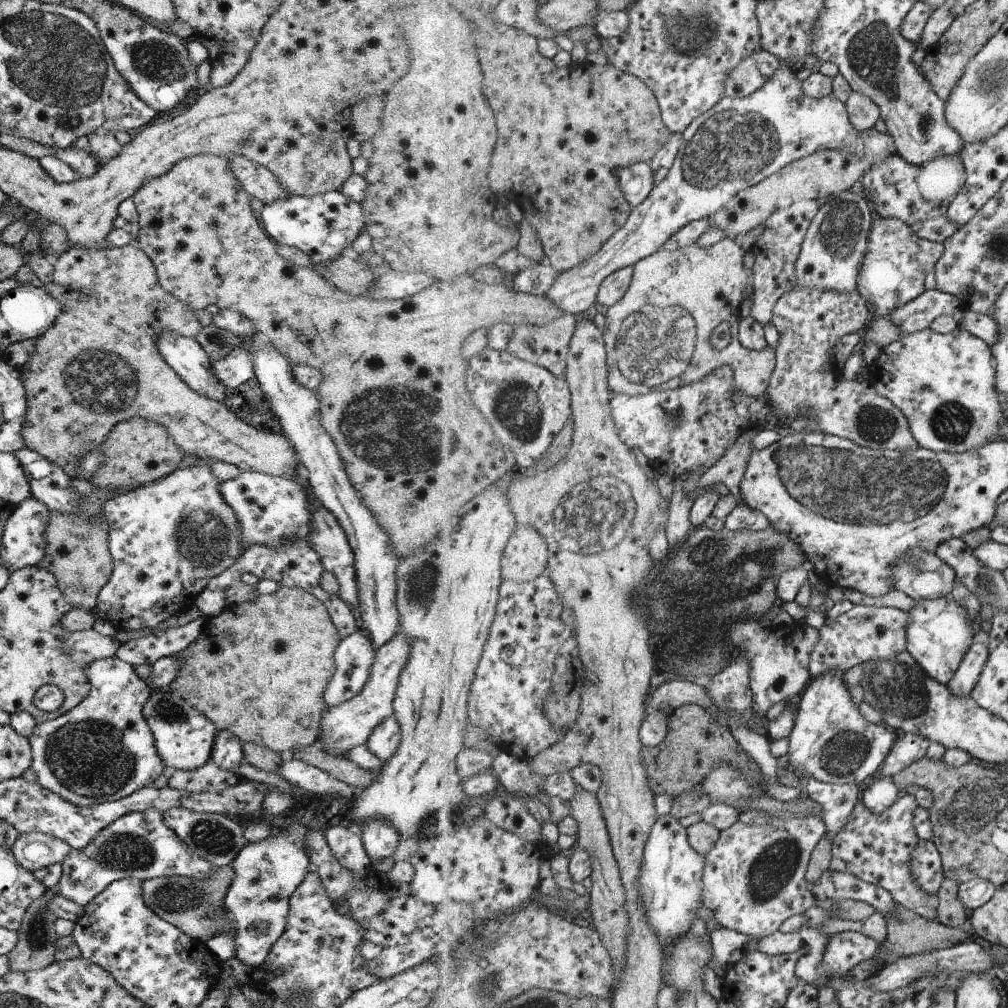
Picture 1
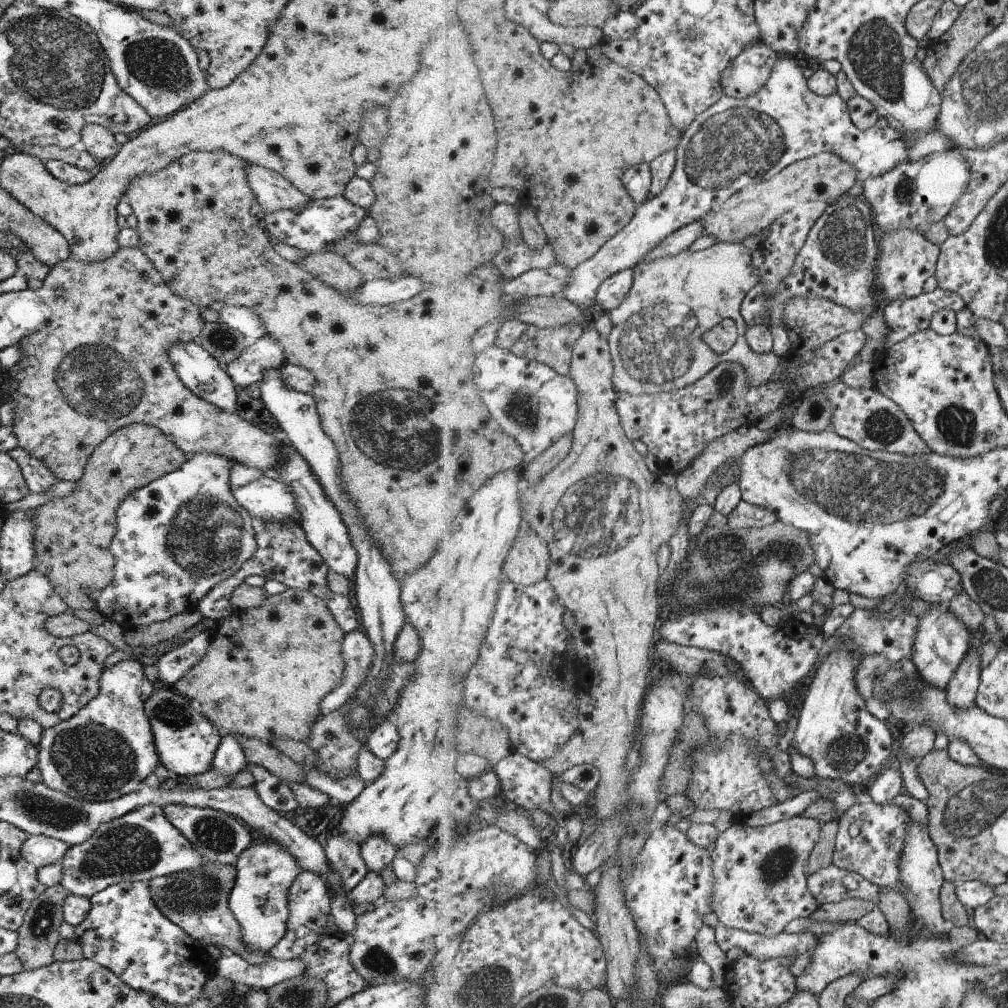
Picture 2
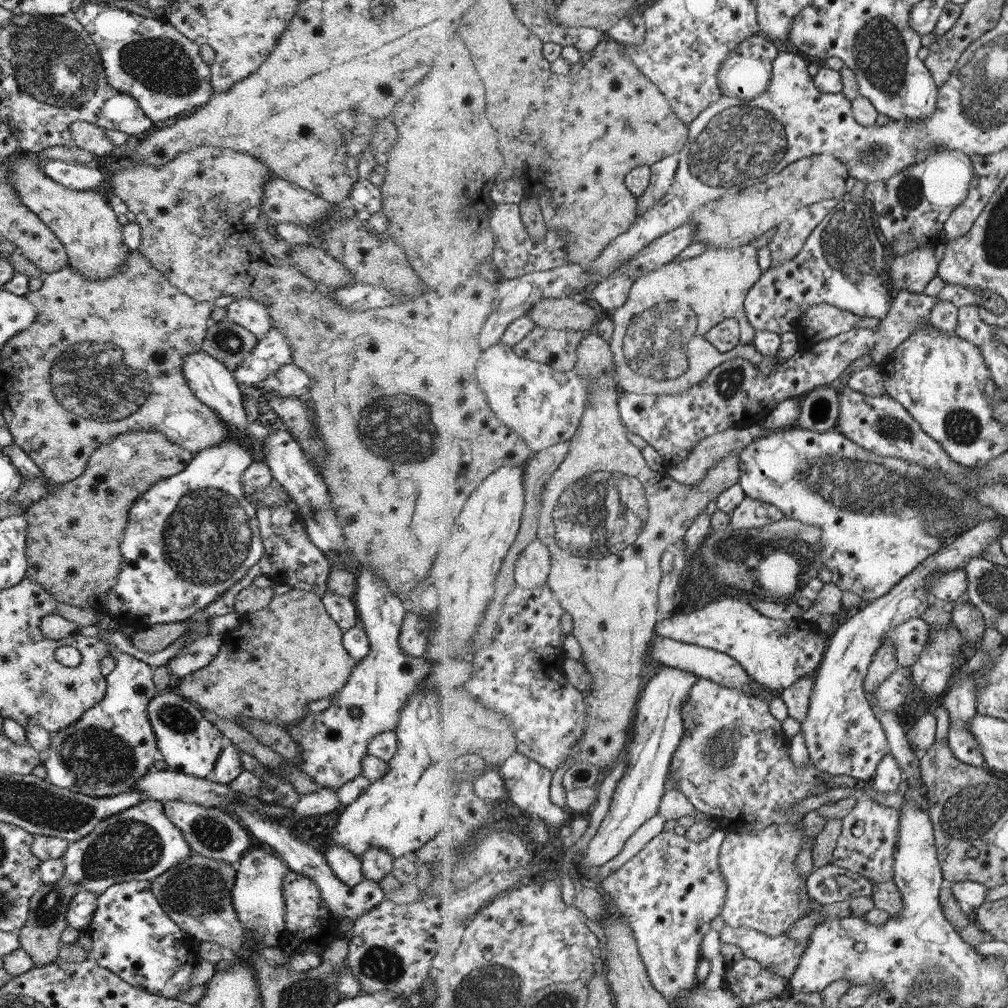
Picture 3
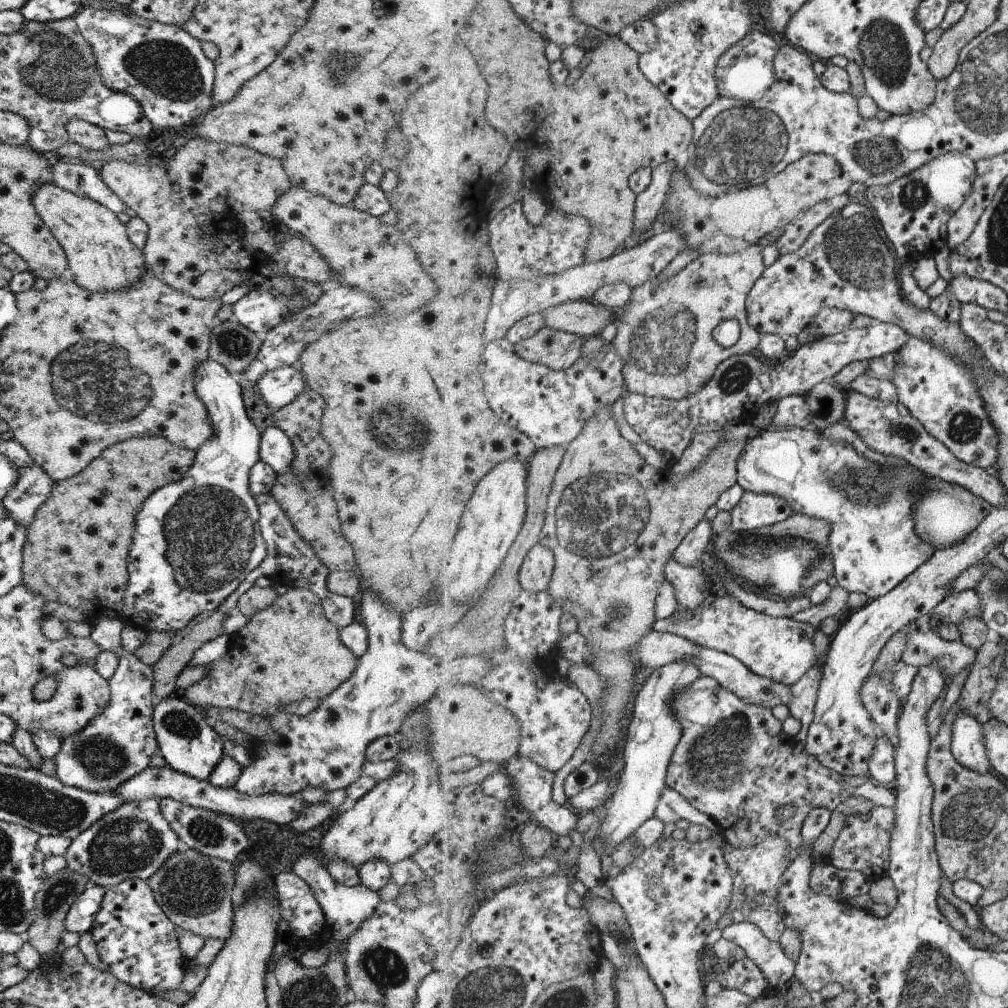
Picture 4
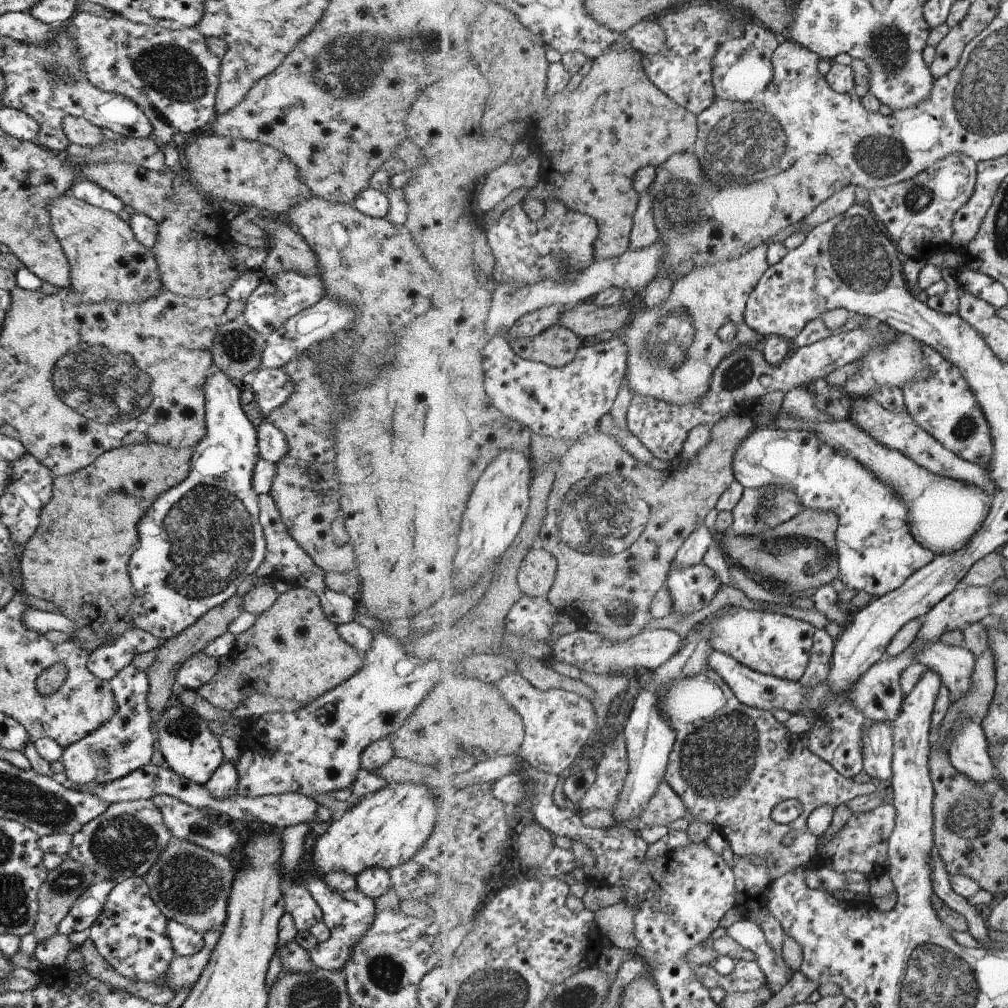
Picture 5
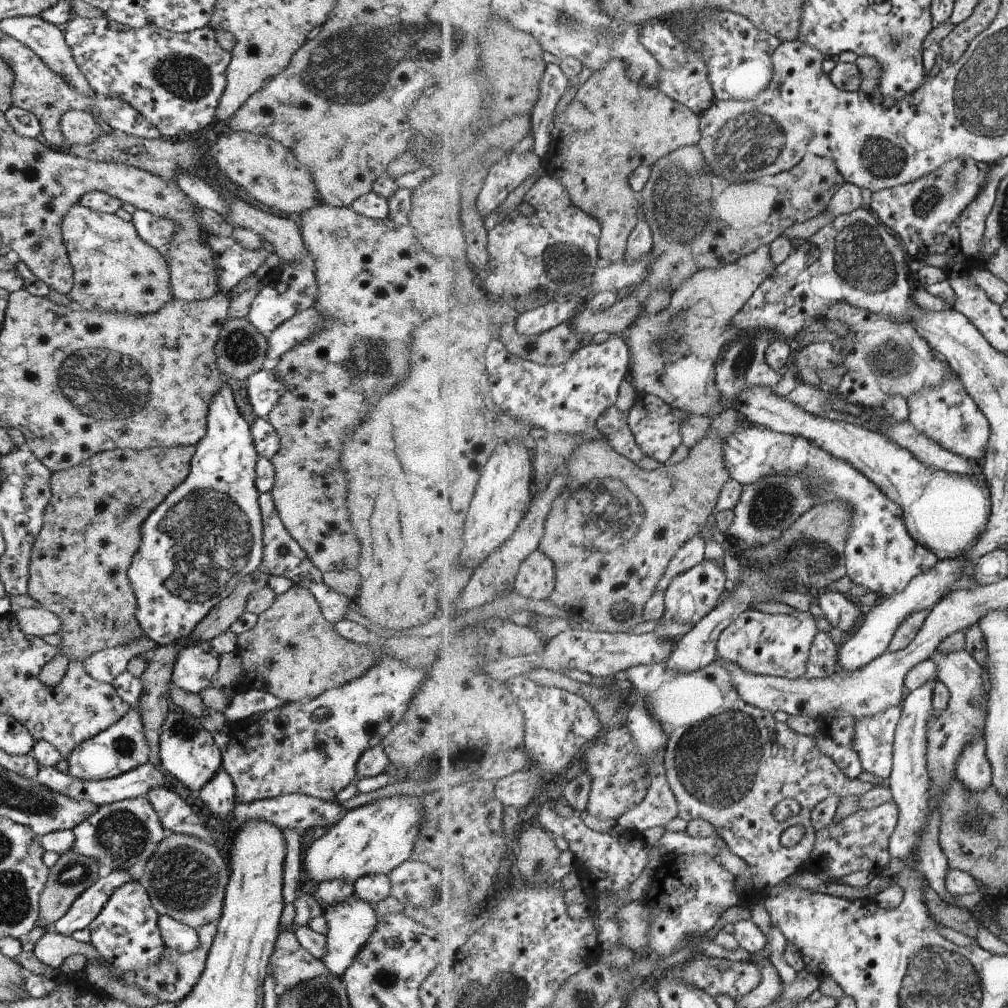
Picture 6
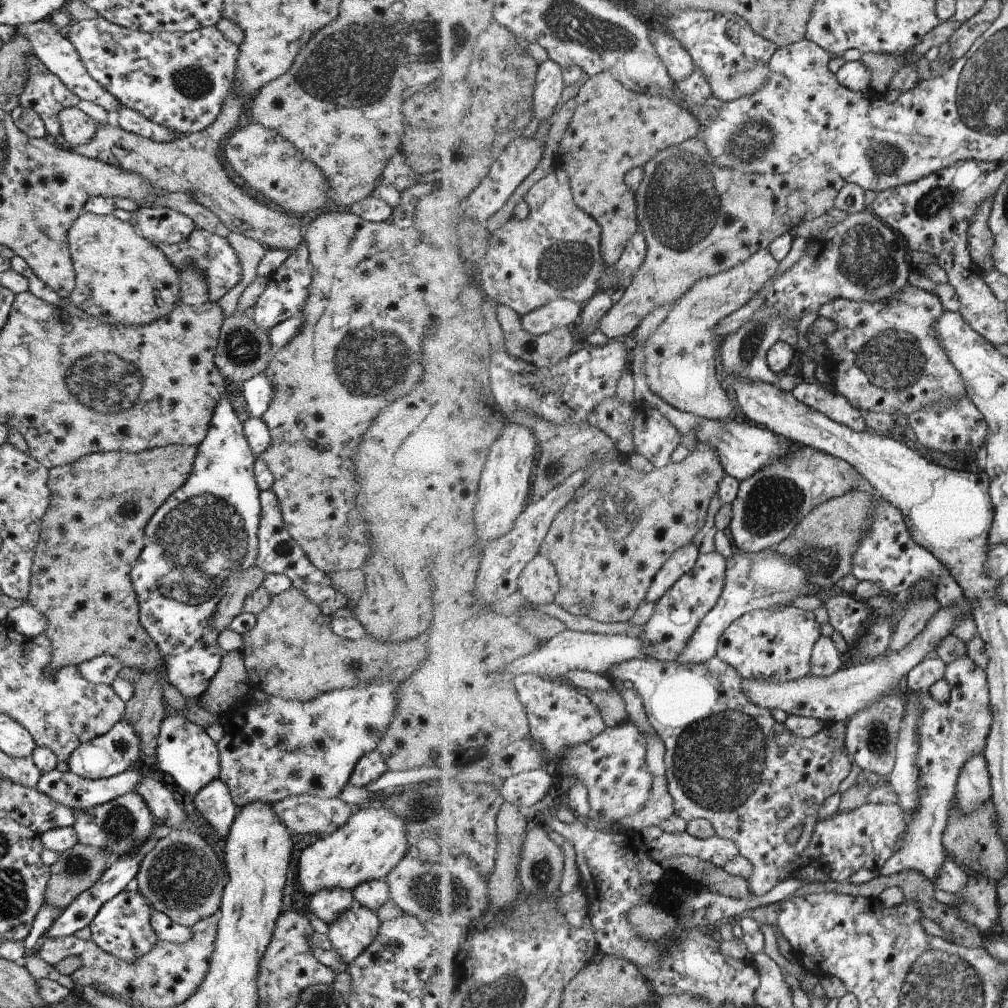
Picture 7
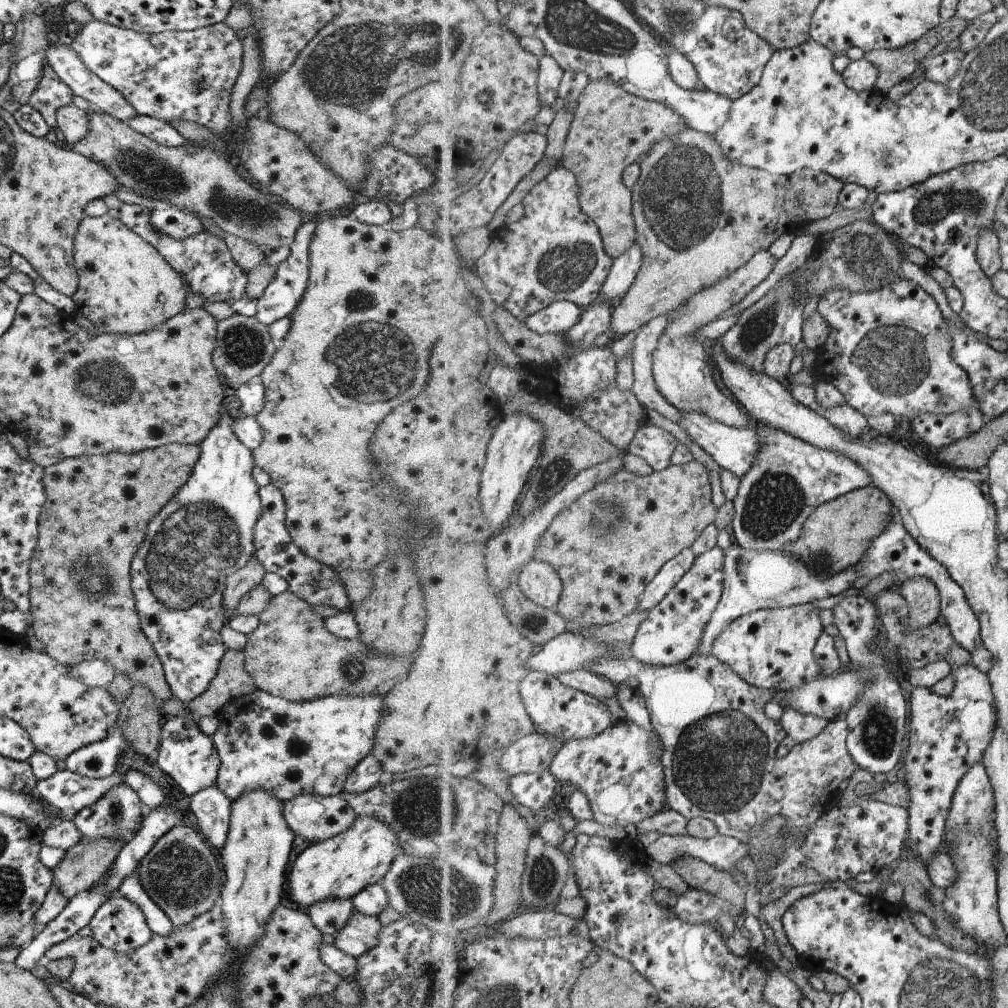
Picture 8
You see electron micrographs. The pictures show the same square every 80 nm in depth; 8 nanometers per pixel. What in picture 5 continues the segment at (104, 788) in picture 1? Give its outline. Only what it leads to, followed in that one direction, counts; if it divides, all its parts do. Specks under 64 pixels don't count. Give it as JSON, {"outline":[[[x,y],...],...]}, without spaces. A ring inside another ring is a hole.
{"outline":[[[129,664],[108,680],[108,683],[117,703],[112,717],[98,730],[87,733],[82,739],[62,750],[60,762],[64,766],[63,772],[73,784],[81,785],[89,781],[111,782],[135,769],[143,768],[151,760],[156,738],[155,731],[151,728],[153,714],[146,705],[146,674]]]}

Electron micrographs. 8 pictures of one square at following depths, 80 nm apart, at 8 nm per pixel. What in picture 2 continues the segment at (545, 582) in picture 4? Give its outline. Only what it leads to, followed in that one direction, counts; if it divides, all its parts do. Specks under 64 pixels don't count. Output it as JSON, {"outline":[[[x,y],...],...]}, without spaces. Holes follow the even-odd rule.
{"outline":[[[535,532],[519,536],[504,563],[506,576],[518,585],[534,585],[548,578],[552,552]]]}

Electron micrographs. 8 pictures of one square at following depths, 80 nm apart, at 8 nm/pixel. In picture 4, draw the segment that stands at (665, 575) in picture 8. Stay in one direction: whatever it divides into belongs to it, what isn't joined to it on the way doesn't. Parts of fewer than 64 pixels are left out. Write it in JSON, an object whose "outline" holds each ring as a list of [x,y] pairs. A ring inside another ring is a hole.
{"outline":[[[707,520],[701,521],[679,545],[673,558],[683,566],[695,566],[701,562],[703,554],[710,550],[715,538],[713,526]]]}

